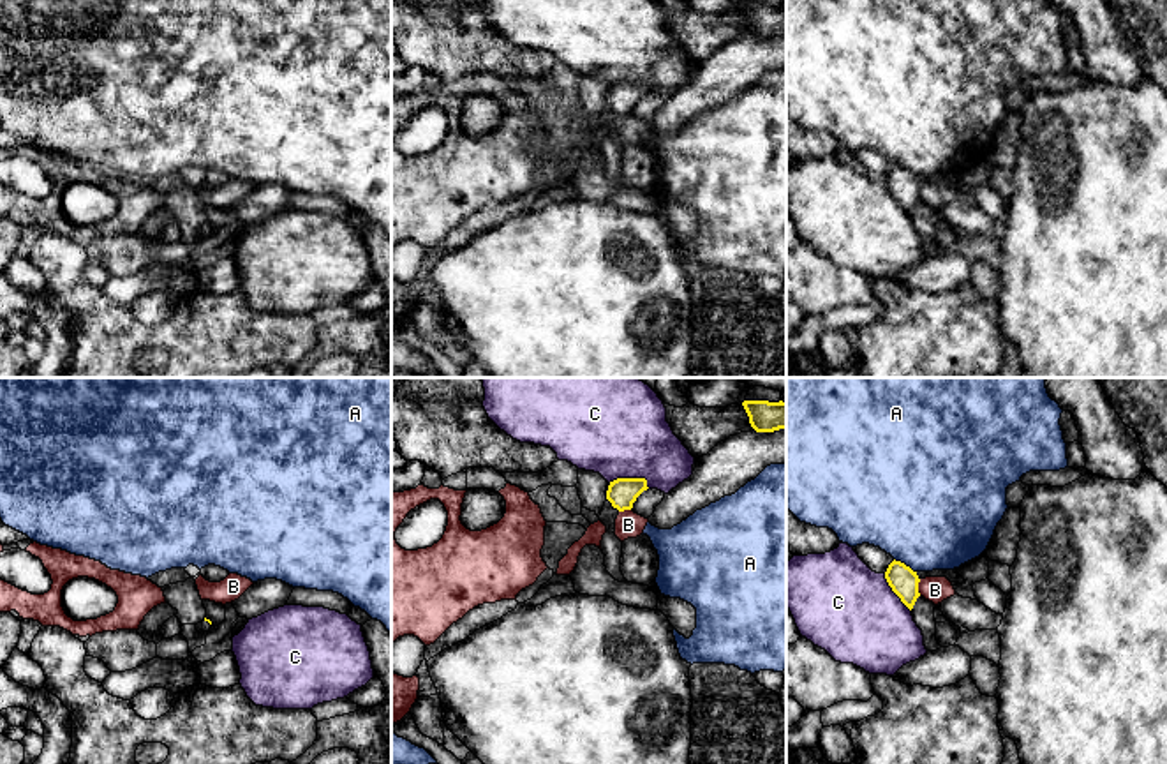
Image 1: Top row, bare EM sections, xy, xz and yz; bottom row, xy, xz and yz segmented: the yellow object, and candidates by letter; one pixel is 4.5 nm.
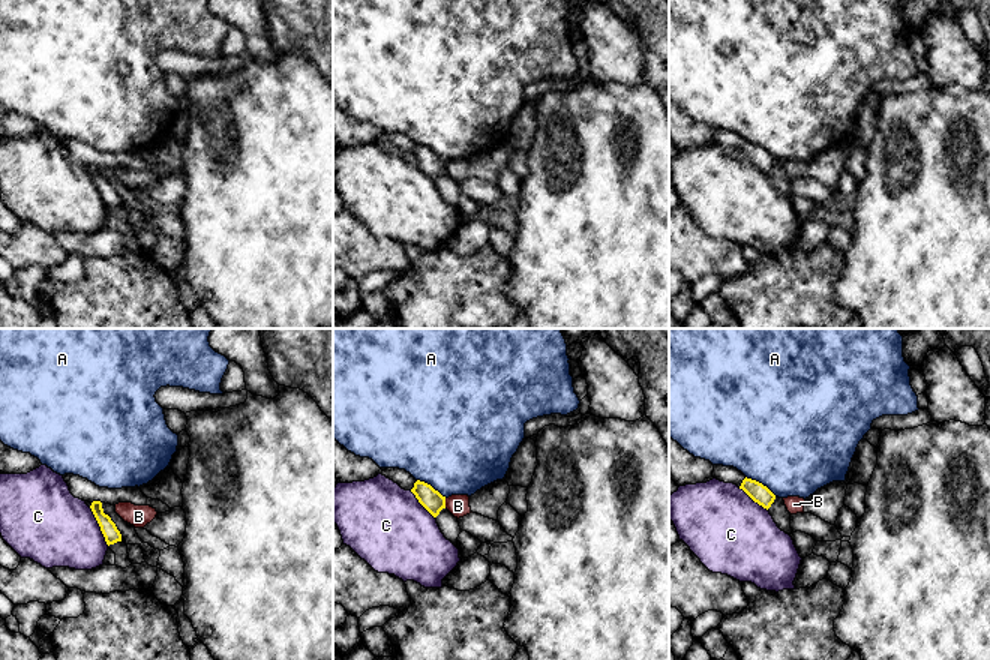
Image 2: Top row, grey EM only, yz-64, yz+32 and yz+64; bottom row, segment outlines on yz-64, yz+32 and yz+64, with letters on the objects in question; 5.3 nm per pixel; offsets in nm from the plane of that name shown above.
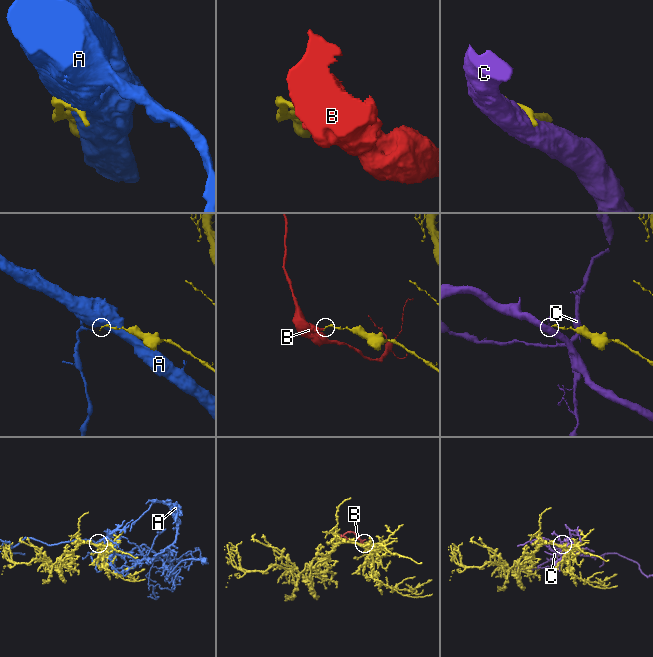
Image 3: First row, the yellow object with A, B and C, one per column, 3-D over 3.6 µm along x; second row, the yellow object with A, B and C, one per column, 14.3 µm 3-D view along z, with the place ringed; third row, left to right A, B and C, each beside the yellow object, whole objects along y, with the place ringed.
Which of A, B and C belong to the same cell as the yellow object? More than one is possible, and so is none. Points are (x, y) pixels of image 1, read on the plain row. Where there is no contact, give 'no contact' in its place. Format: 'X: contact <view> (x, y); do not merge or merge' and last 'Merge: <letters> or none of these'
A: contact yz (903, 168); do not merge
B: contact yz (917, 193); do not merge
C: contact xz (631, 83); do not merge
Merge: none of these

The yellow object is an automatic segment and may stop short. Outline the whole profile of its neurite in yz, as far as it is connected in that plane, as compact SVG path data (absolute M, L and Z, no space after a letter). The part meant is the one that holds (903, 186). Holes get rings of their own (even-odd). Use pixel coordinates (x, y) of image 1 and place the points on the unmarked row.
M892 166L885 176L885 184L901 206L911 215L918 198L918 180L901 166Z

